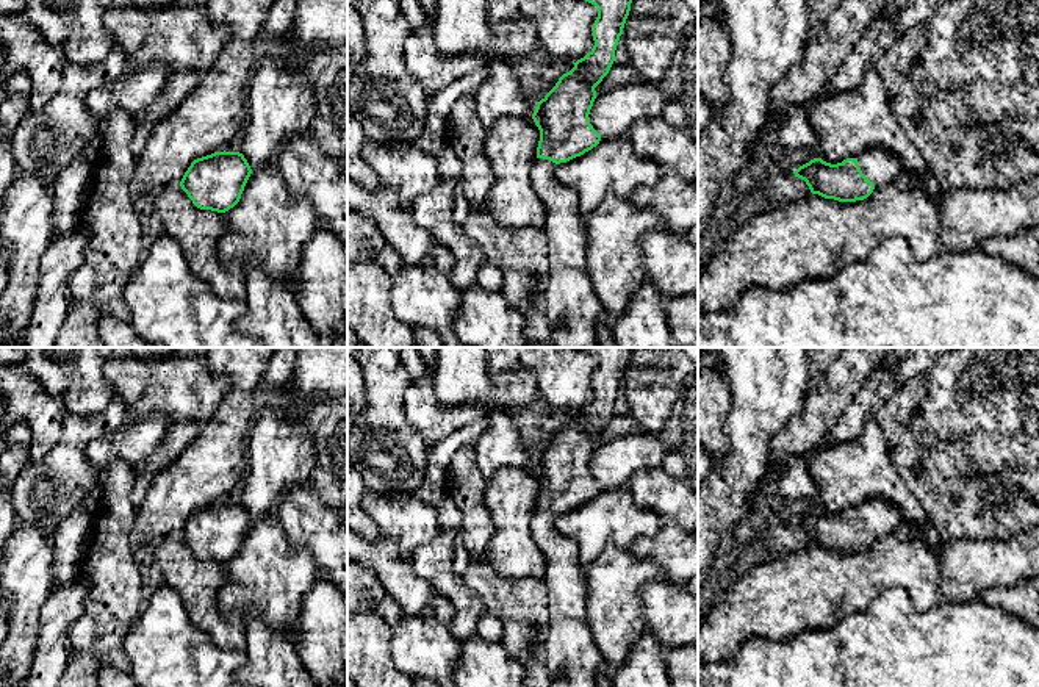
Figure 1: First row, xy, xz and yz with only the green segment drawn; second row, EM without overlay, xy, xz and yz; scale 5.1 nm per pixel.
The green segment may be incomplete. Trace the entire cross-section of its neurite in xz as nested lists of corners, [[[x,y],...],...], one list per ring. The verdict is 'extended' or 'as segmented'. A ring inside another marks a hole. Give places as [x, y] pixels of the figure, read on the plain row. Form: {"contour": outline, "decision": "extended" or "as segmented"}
{"contour": [[[632,347],[581,349],[598,358],[591,377],[595,396],[537,452],[532,465],[540,491],[530,531],[546,559],[543,579],[549,601],[549,634],[545,651],[552,687],[596,687],[602,657],[587,620],[587,574],[577,543],[559,532],[555,516],[584,505],[601,491],[588,465],[596,449],[595,438],[615,412],[632,354]]], "decision": "extended"}

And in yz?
{"contour": [[[868,499],[861,507],[847,509],[837,515],[814,509],[793,524],[806,532],[812,545],[839,552],[864,551],[876,537],[884,535],[904,541],[926,534],[933,535],[931,523],[926,531],[922,531],[908,523],[887,499]]], "decision": "extended"}

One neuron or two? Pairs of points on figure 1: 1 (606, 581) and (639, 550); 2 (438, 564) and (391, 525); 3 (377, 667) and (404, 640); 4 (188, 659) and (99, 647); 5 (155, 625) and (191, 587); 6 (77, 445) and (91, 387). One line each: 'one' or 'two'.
1: two
2: two
3: two
4: two
5: two
6: two

